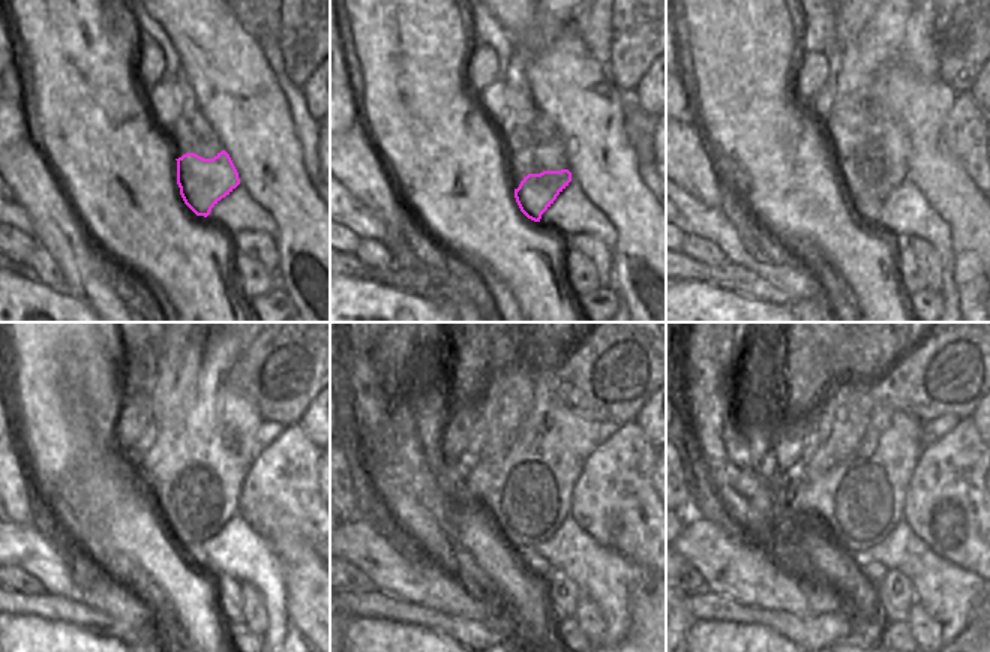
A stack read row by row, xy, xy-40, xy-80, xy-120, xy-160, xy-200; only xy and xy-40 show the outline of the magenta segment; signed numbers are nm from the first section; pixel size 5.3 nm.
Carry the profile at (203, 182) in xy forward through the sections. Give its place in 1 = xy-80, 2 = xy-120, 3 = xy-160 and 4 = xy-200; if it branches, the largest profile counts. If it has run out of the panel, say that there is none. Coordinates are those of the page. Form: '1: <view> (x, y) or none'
1: xy-80 (867, 209)
2: xy-120 (194, 552)
3: xy-160 (540, 567)
4: xy-200 (873, 570)

